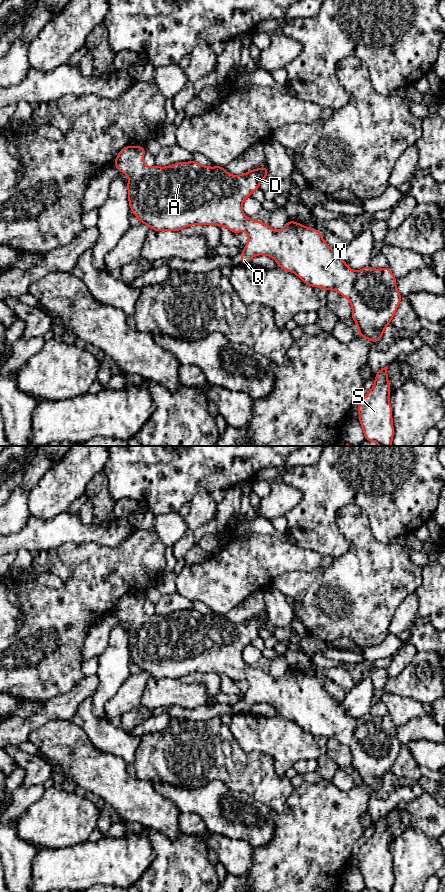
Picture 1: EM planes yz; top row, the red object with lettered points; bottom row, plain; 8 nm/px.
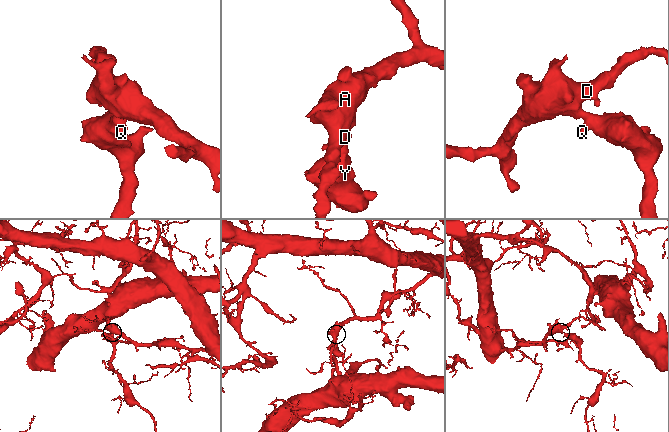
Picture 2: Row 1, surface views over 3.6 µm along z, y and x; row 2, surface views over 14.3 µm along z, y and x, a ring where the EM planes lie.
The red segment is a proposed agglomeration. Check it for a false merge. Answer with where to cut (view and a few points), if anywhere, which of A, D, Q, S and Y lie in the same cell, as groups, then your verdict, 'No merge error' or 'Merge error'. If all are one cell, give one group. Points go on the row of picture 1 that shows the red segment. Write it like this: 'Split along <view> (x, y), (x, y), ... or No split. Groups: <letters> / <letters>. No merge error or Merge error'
No split. Groups: A D Q S Y. No merge error

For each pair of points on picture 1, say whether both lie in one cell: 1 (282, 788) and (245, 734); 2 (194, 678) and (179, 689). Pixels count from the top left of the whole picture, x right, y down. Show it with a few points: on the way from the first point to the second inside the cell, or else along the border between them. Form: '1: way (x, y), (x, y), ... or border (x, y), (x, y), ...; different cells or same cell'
1: border (236, 740), (246, 752), (269, 754), (274, 767); different cells
2: border (178, 679), (185, 683), (201, 683), (208, 694); different cells

